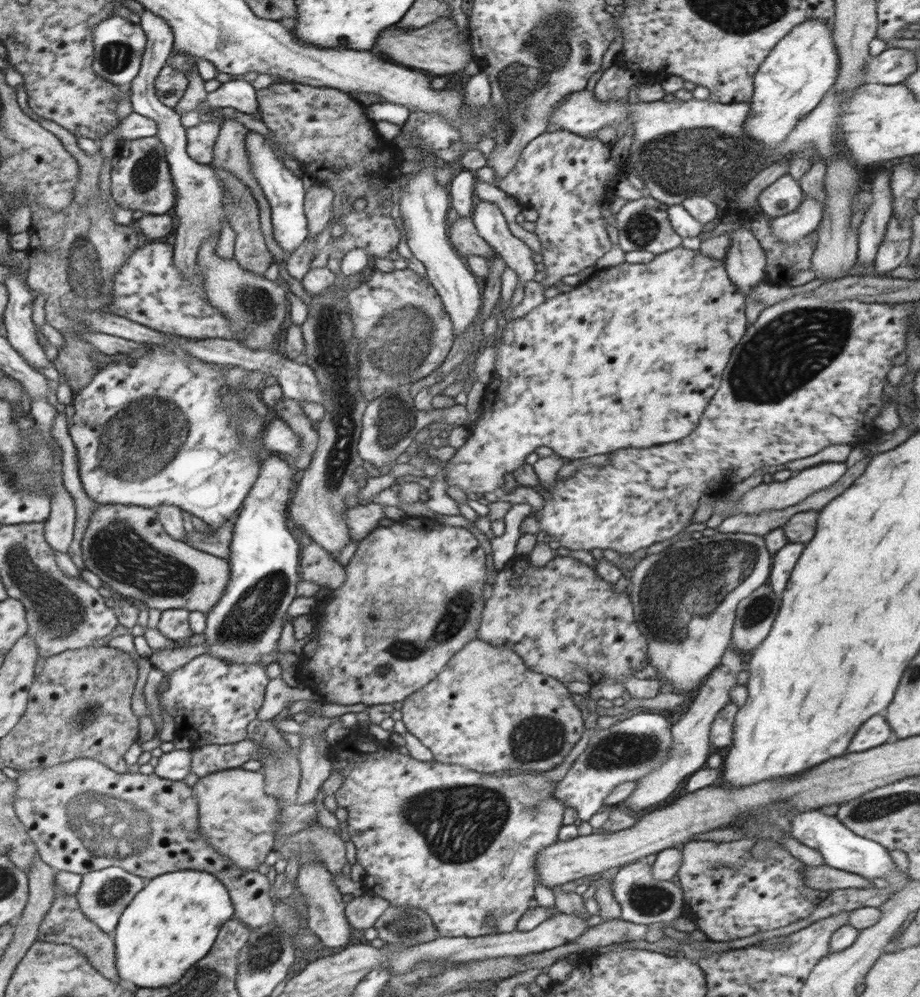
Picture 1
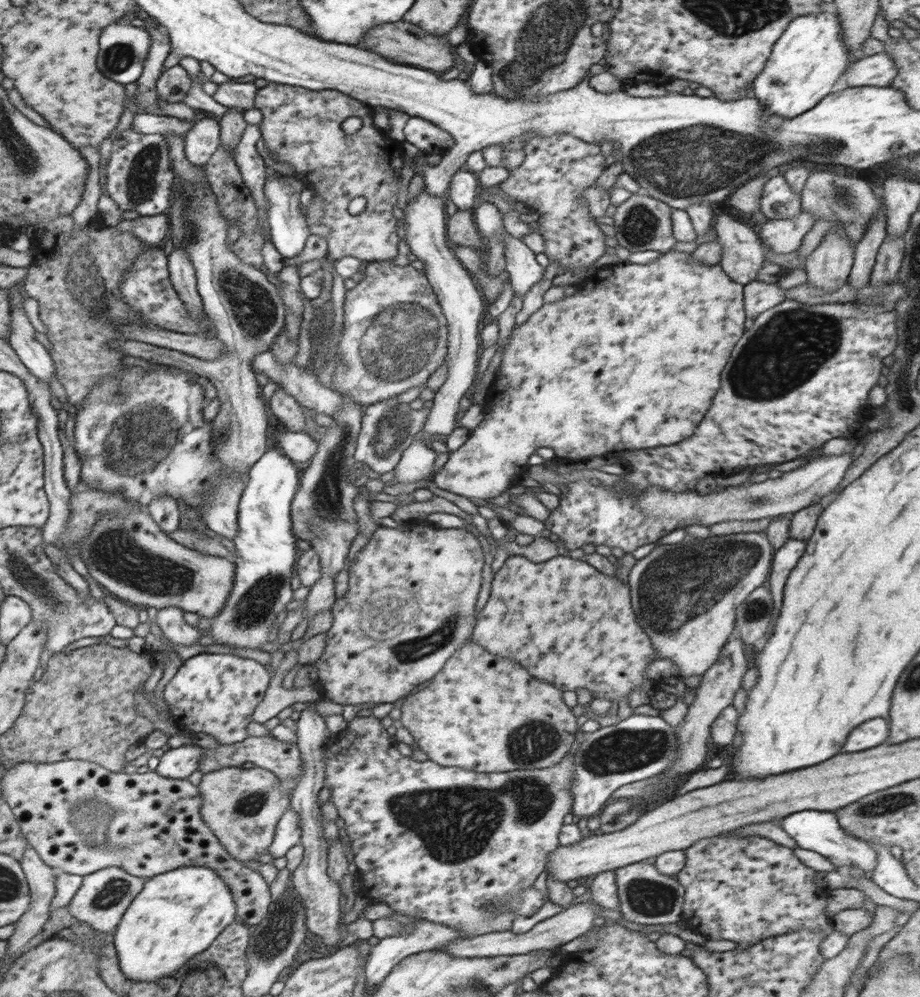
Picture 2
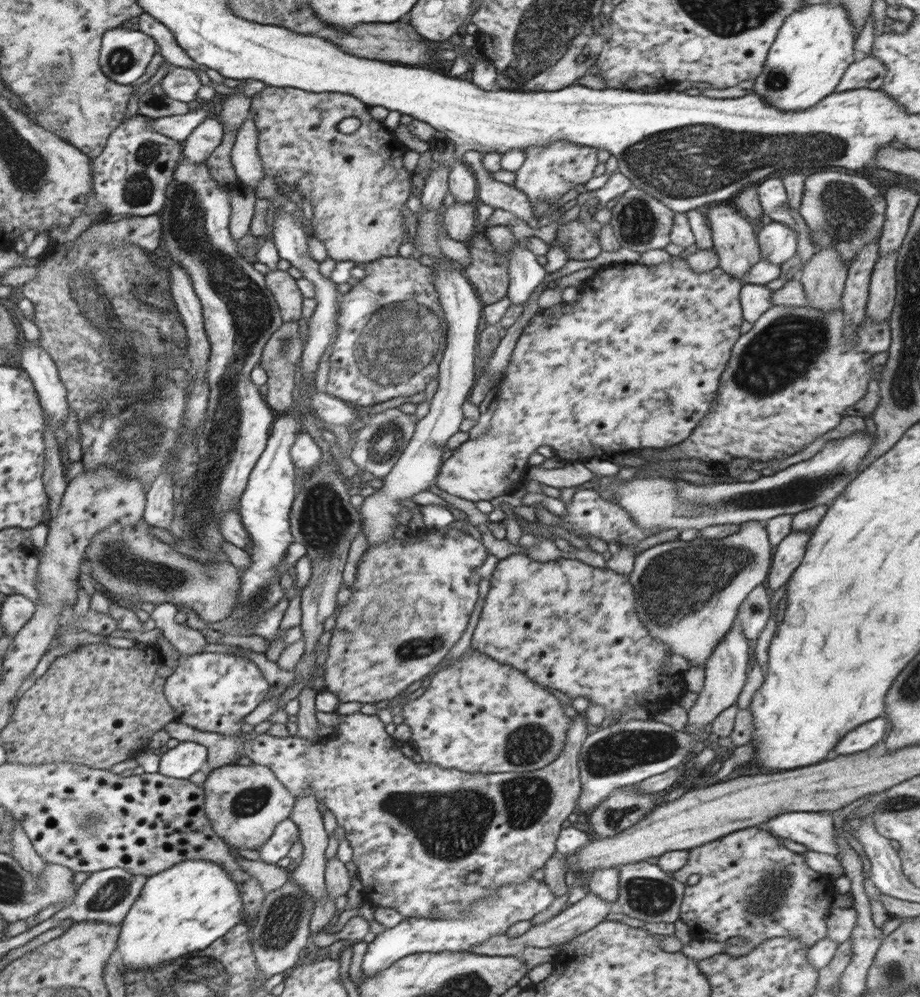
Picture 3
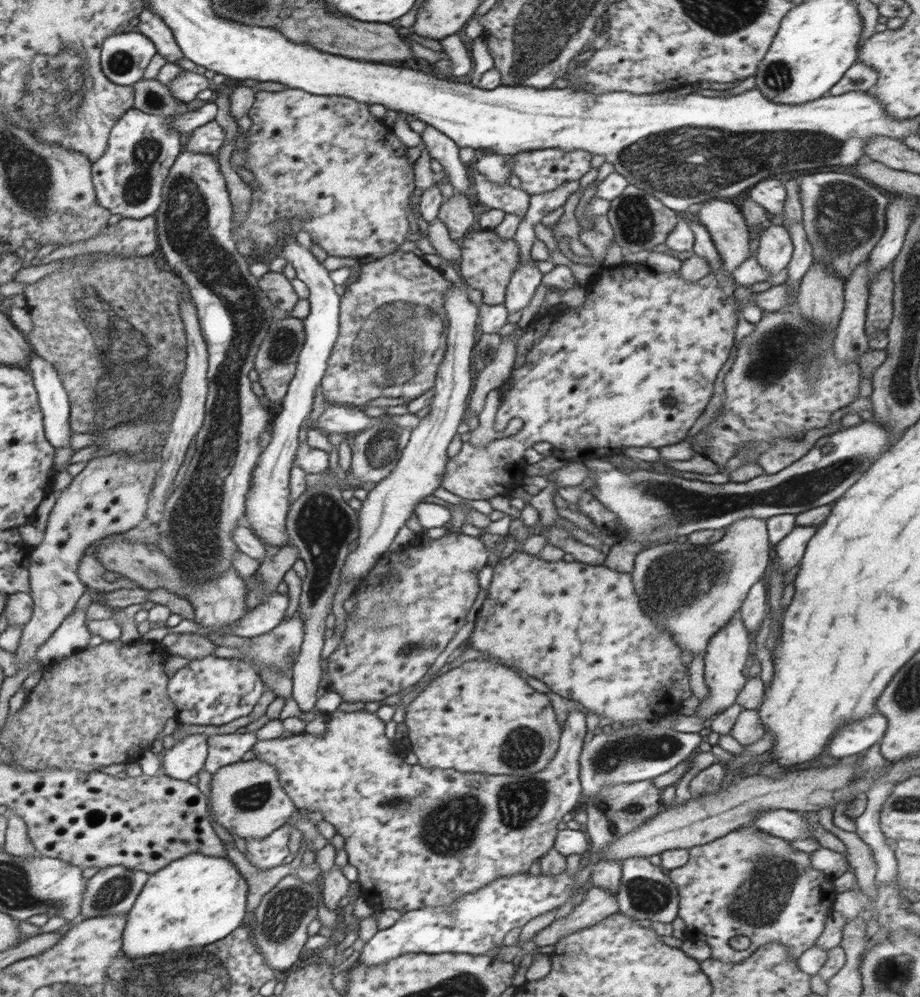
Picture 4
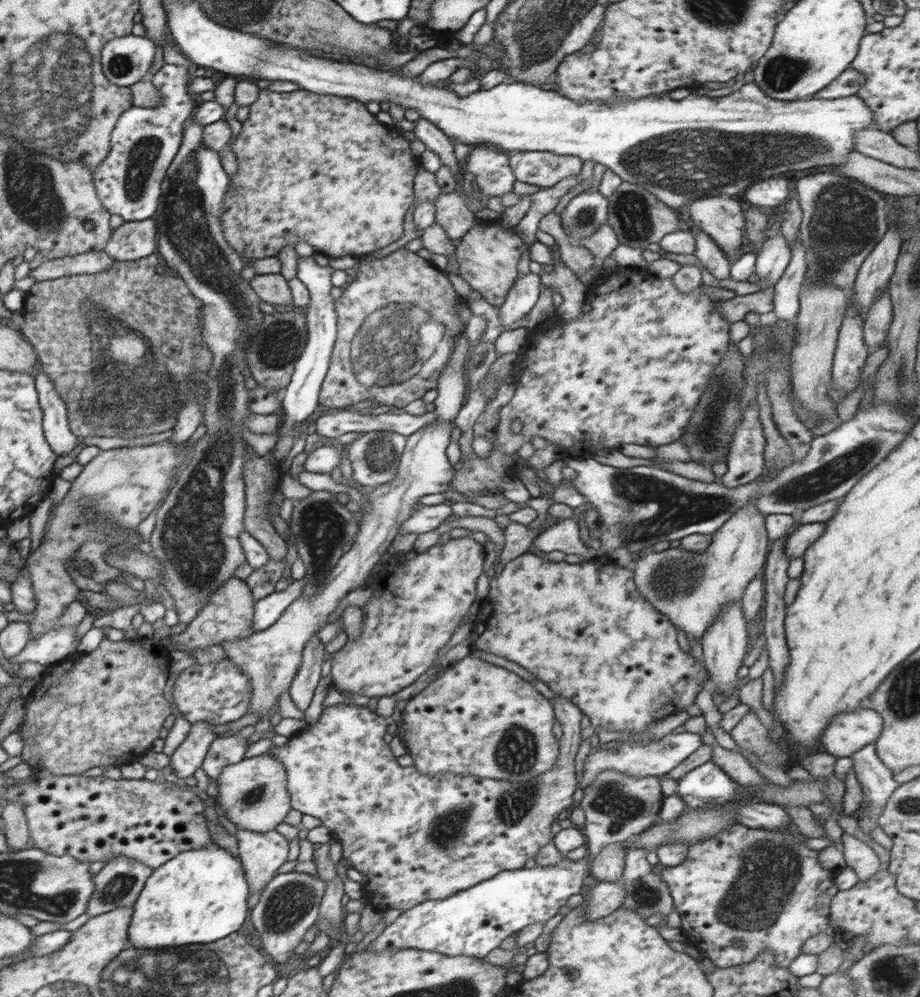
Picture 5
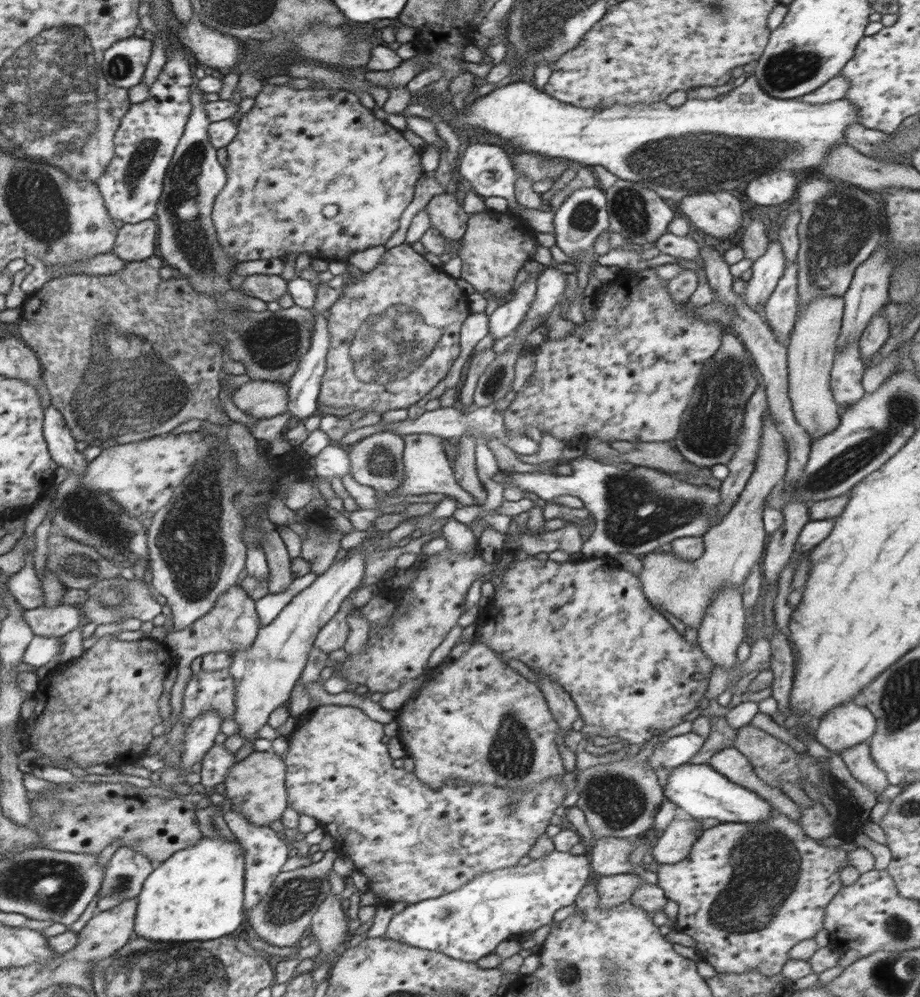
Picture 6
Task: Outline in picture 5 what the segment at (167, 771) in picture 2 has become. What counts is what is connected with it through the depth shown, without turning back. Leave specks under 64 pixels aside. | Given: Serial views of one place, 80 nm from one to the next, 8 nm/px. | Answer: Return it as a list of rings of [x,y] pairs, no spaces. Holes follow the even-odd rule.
[[[206,722],[192,723],[186,740],[170,756],[169,776],[178,781],[183,781],[187,776],[193,776],[194,772],[202,766],[215,738],[212,724],[206,724]]]

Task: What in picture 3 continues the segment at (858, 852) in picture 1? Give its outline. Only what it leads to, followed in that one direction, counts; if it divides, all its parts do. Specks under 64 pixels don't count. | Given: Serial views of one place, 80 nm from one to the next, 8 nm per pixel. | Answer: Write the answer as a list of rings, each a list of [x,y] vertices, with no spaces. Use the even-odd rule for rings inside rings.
[[[786,812],[769,818],[763,828],[779,838],[799,842],[810,851],[828,853],[841,862],[839,849],[834,842],[838,836],[831,812]]]

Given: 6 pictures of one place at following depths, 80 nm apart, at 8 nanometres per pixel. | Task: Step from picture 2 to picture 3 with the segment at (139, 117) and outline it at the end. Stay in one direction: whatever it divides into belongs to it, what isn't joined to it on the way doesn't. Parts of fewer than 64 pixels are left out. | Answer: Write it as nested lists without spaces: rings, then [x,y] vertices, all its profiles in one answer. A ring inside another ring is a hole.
[[[193,106],[188,114],[149,118],[150,128],[177,141],[183,141],[203,120],[213,116],[216,108]]]

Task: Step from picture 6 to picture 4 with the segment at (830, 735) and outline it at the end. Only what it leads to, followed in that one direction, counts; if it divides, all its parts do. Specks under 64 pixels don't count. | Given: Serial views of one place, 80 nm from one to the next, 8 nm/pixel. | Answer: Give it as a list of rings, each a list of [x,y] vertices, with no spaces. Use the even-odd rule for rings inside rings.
[[[871,714],[864,720],[850,722],[830,738],[828,750],[832,756],[845,760],[880,744],[887,730],[887,718],[882,714]]]

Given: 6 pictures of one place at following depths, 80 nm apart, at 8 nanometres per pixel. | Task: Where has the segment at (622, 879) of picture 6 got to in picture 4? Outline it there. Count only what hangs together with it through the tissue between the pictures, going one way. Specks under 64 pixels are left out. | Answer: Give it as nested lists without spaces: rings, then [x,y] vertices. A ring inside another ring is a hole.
[[[591,887],[585,892],[586,897],[566,916],[553,921],[531,939],[536,947],[556,944],[568,934],[598,924],[607,916],[618,912],[617,895],[602,887]]]

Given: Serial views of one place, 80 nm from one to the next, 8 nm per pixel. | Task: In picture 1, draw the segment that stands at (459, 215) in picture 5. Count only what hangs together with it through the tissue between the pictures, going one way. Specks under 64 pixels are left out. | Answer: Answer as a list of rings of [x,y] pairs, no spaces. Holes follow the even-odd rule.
[[[458,218],[454,224],[449,225],[449,243],[461,256],[480,256],[486,260],[494,261],[497,254],[478,234],[471,218]]]

